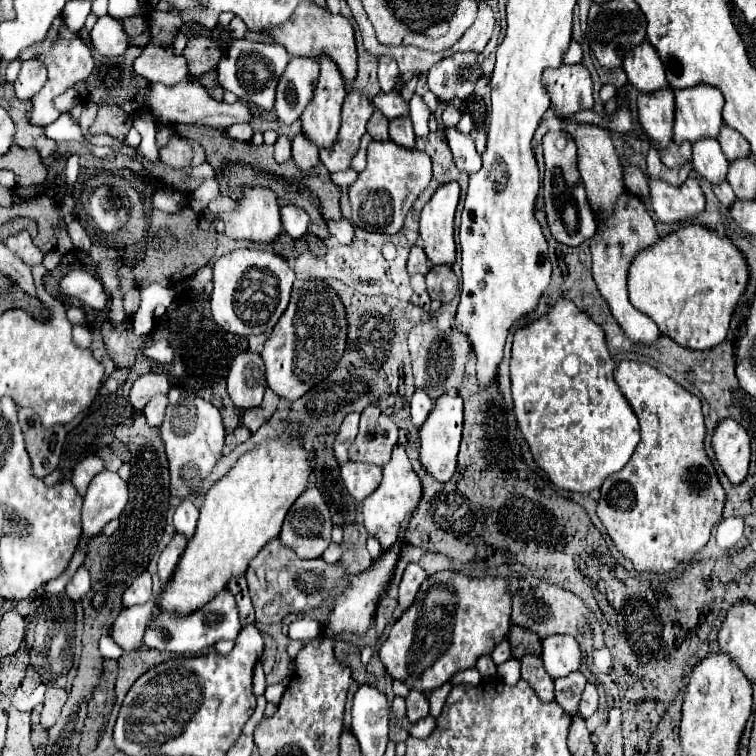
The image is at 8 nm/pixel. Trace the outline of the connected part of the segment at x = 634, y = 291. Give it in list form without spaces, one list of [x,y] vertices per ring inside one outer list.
[[[693,222],[659,238],[653,246],[641,250],[631,260],[627,274],[629,282],[627,290],[633,306],[645,312],[649,318],[653,318],[653,322],[667,338],[691,350],[707,350],[725,340],[733,308],[737,306],[737,300],[745,292],[747,280],[749,280],[747,262],[741,250],[729,238],[719,236],[717,232]]]

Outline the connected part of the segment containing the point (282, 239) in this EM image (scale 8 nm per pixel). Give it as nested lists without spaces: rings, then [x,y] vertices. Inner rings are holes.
[[[281,234],[275,242],[271,242],[271,246],[273,246],[273,250],[275,250],[277,254],[281,254],[281,256],[287,258],[287,260],[293,260],[293,258],[297,258],[303,250],[309,250],[309,244],[307,244],[305,238],[293,240],[293,238],[289,238],[287,234]]]

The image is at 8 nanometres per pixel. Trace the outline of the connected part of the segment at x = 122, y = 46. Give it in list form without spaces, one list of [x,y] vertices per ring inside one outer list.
[[[105,14],[91,30],[91,44],[101,56],[121,56],[129,46],[129,36],[121,20]]]

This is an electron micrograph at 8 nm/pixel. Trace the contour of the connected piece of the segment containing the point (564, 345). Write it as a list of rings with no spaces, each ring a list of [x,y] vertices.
[[[557,300],[545,316],[519,328],[513,338],[511,390],[519,428],[531,448],[535,462],[547,472],[549,480],[569,492],[591,492],[601,488],[605,478],[619,472],[631,458],[639,442],[639,422],[629,402],[613,380],[615,362],[609,356],[605,334],[571,300]]]

